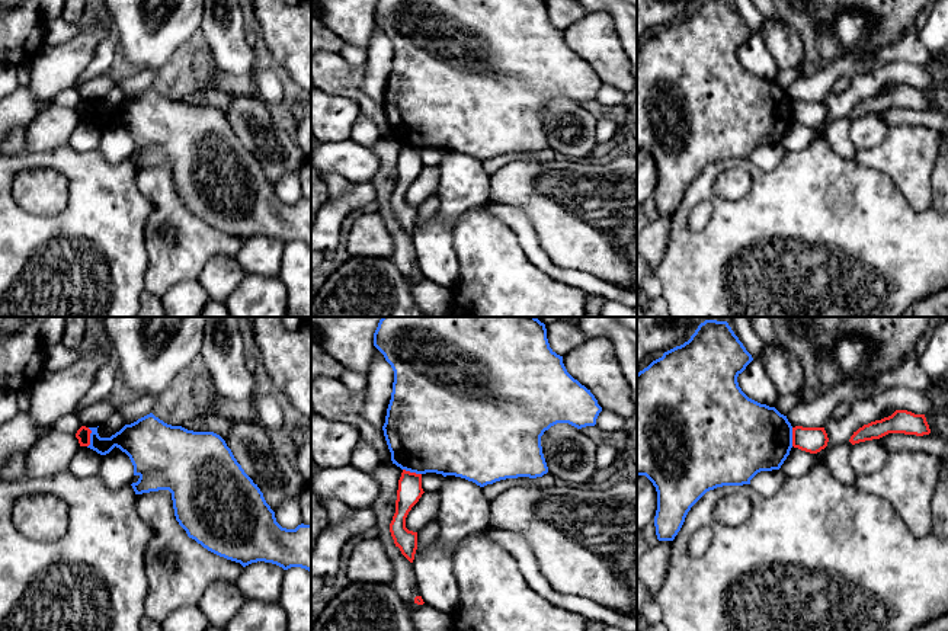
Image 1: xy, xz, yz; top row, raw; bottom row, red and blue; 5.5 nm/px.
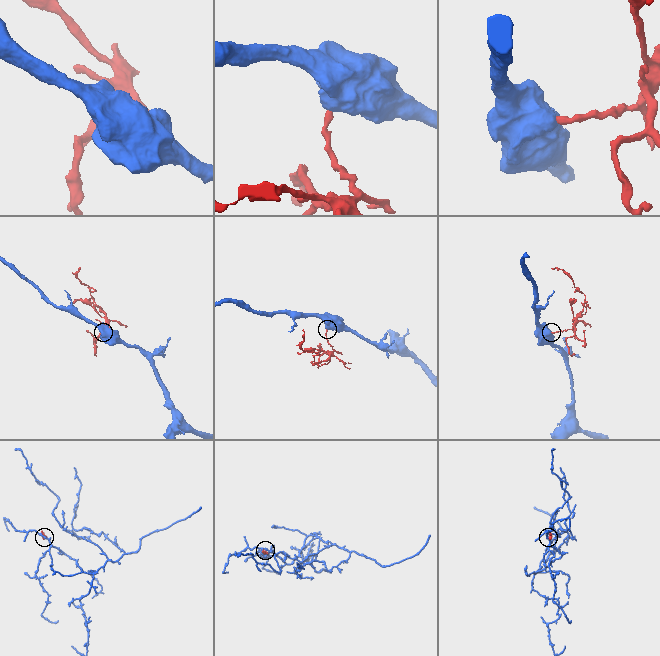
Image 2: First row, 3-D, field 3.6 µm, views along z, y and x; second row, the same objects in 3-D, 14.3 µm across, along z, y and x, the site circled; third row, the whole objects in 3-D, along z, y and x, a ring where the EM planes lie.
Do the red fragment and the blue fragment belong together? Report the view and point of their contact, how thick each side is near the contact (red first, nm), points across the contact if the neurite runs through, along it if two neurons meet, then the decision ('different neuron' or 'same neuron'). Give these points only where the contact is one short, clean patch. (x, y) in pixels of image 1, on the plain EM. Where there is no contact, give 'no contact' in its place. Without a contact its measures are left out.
meets red in xy at (89, 112); 80 nm thick on the red side, 180 nm on the other; border along xy (89, 102), (90, 112), (87, 121); different neuron

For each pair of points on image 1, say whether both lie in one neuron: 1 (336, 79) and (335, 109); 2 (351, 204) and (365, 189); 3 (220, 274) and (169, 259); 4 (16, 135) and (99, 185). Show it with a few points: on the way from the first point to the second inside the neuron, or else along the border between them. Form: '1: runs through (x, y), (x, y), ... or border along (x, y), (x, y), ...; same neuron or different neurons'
1: border along (326, 92), (351, 98), (356, 103), (359, 114); different neurons
2: runs through (354, 201), (362, 192); same neuron
3: border along (233, 255), (214, 255), (195, 279); different neurons
4: border along (21, 153), (15, 156); different neurons

